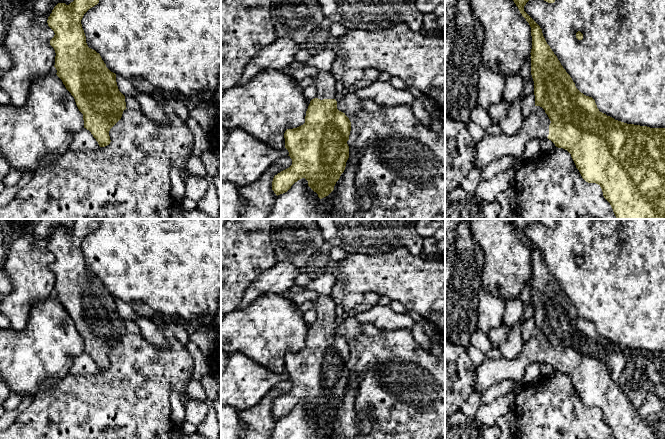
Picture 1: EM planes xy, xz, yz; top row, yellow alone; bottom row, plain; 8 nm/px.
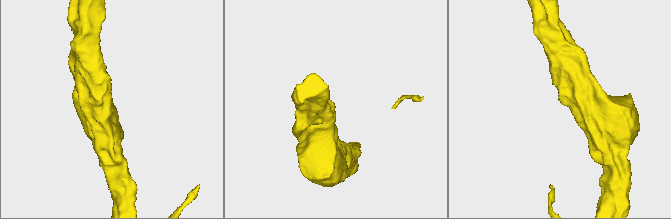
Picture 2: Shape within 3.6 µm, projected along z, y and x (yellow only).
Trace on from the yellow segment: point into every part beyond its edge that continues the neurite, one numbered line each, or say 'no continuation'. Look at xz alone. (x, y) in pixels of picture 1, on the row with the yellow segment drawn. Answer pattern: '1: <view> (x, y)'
1: xz (324, 85)

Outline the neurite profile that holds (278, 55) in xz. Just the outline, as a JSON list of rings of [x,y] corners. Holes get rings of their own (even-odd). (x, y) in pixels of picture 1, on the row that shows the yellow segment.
[[[289,37],[277,39],[260,50],[246,65],[236,85],[244,85],[257,74],[265,70],[283,70],[294,61],[300,44]]]

